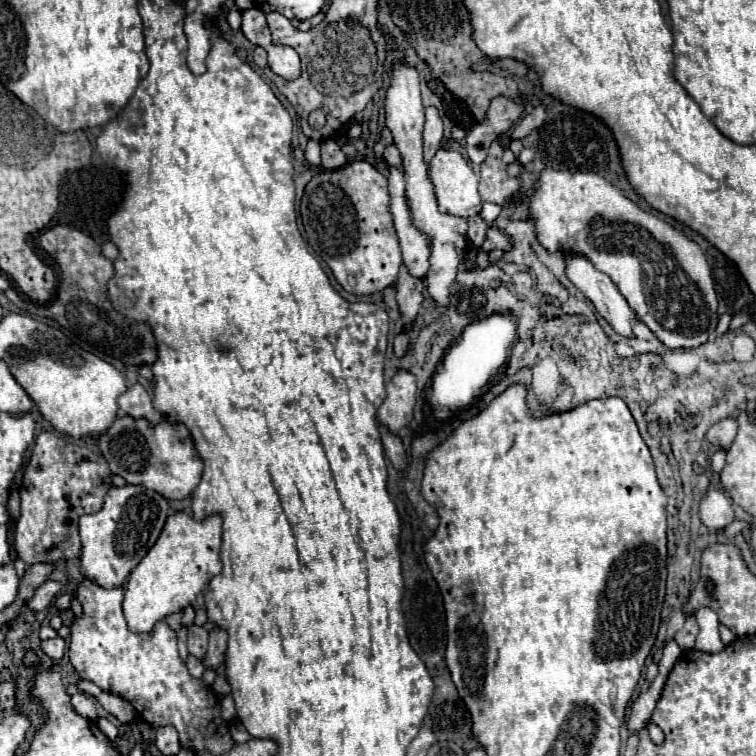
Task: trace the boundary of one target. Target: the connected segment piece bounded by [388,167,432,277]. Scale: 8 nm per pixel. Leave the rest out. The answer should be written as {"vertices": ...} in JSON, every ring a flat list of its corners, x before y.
{"vertices":[[390,167,388,183,390,183,390,187,388,187,390,213,394,219,394,229,400,239,404,265,408,267,408,271,412,271,412,275,424,277,430,267,428,259,430,259,430,249,432,249,432,237,428,233,424,233,422,229,418,229,412,219,408,197,406,197,404,173,396,167]]}

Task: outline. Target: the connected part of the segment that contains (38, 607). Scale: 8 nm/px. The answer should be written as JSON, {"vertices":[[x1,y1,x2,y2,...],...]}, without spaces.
{"vertices":[[44,581,36,589,34,597,28,601,28,609,32,609,32,611,44,611,52,603,52,599,56,597,58,591,62,591,60,583,56,583,56,581]]}

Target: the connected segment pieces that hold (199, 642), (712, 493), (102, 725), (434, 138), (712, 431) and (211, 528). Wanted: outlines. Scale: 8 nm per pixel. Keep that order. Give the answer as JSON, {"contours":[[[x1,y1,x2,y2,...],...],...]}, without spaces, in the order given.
{"contours":[[[192,625,188,629,186,643,188,643,188,653,198,657,198,659,202,659,202,655,206,653,206,647,208,647,208,633,206,633,206,629]],[[722,489,704,491,700,509,698,509,698,517,710,531,720,531,738,519,732,501,726,497,726,493]],[[99,718,97,720,99,729,108,737,109,740,114,741,118,737,118,729,110,721,105,718]],[[434,107,426,109,426,123,424,123,424,161,430,163,434,153,440,149,442,143,442,119]],[[728,417,728,419,722,419,716,425,712,425,706,433,706,439,720,449,728,449,732,445,736,433,738,433,738,423,736,423,736,419]],[[188,513,170,515,160,539,130,573,124,585,122,609,128,629,134,633,152,633,158,621,164,621,168,615,192,605,196,595,206,589,208,581,222,571,220,547,222,519,218,515,204,521,194,521]]]}

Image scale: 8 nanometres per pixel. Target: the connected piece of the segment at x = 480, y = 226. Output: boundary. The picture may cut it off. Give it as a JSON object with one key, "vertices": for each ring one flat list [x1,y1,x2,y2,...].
{"vertices":[[474,215,468,219,468,239,472,241,474,247,480,247,482,241,484,241,484,235,486,235,486,229,488,225,482,221,480,215]]}

